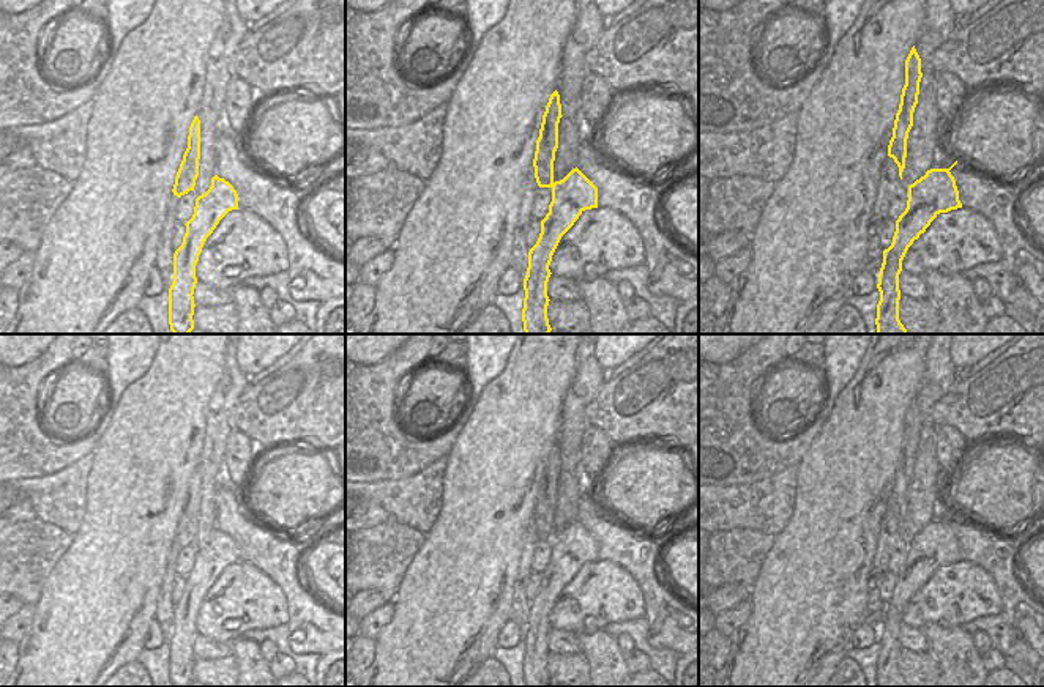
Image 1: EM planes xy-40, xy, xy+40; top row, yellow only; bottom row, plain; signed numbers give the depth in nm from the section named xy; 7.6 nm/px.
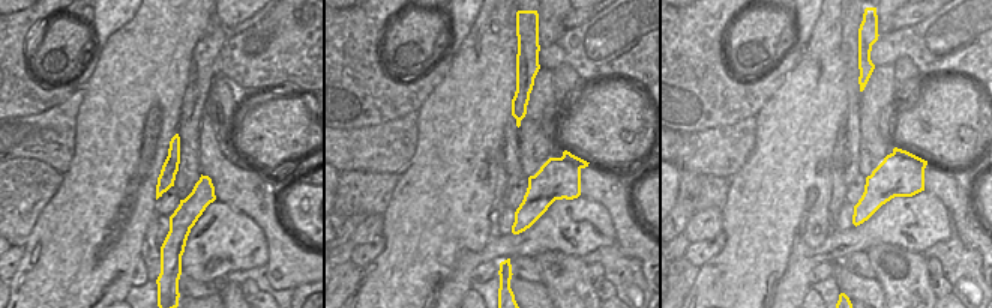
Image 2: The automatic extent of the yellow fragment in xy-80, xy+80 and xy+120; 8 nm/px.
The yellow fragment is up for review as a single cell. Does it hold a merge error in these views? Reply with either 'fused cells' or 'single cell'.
fused cells

